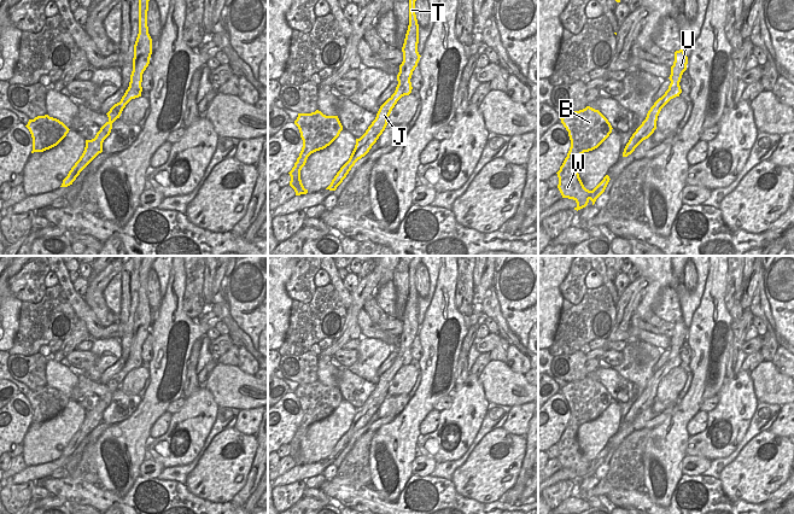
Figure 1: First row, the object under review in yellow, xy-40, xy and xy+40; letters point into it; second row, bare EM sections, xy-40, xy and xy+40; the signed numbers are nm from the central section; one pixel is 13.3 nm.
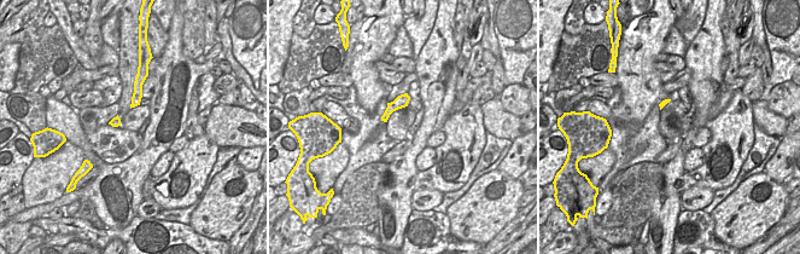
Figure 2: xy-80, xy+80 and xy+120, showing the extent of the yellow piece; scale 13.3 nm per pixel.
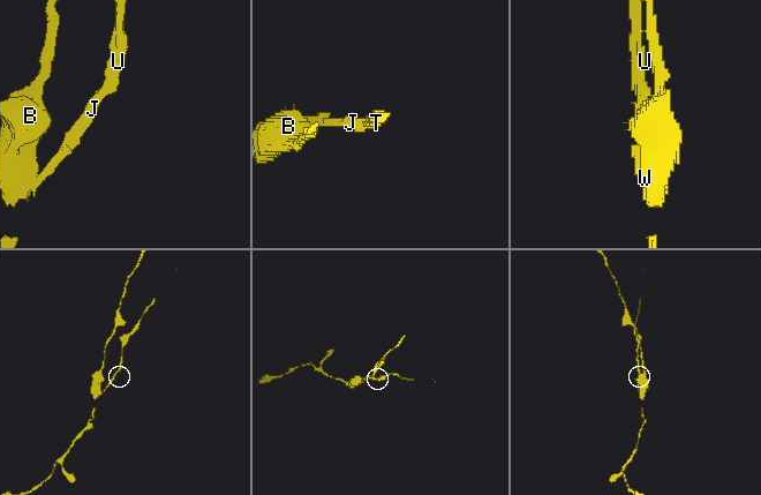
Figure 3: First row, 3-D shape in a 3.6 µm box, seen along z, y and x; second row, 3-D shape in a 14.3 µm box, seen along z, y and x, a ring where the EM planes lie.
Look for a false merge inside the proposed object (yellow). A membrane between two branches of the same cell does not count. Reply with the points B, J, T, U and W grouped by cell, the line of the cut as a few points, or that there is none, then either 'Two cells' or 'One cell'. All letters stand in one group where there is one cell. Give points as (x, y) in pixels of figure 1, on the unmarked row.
Groups: B W / J T U. Split along xy (334, 447), (334, 460). Two cells.

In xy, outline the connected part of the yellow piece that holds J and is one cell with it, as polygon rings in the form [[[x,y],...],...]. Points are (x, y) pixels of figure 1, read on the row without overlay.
[[[414,256],[413,261],[409,263],[409,296],[405,304],[404,314],[402,317],[403,332],[399,335],[399,343],[397,345],[398,355],[395,363],[380,376],[375,390],[368,397],[366,403],[356,409],[355,419],[349,428],[349,431],[340,438],[337,443],[334,460],[343,452],[355,433],[364,427],[372,416],[376,413],[379,407],[383,404],[387,396],[389,386],[397,374],[397,372],[411,363],[411,345],[418,333],[420,331],[420,325],[418,322],[419,314],[419,294],[415,285],[415,271],[421,264],[422,256]]]

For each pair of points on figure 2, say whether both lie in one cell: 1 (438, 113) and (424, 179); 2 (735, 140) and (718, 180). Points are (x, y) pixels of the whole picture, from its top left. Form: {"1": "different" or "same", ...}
{"1": "different", "2": "same"}

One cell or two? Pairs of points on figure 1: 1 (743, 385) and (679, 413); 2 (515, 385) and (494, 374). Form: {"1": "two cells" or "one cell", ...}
{"1": "two cells", "2": "one cell"}

